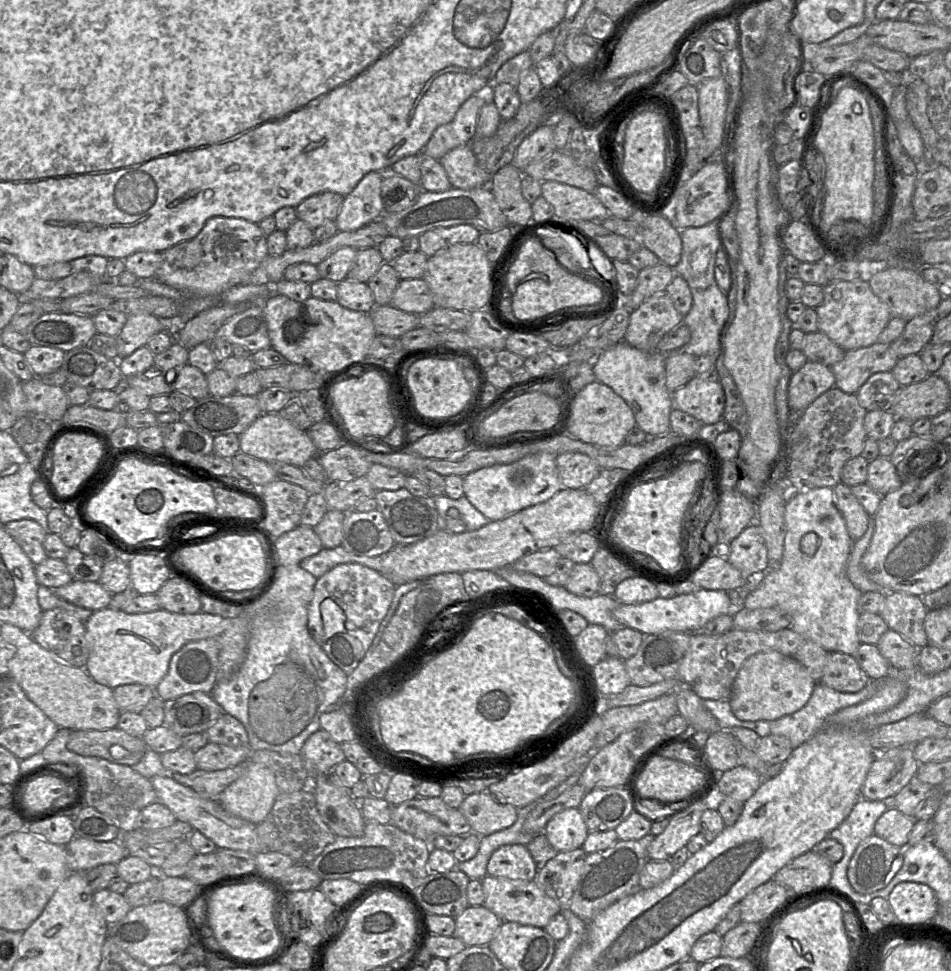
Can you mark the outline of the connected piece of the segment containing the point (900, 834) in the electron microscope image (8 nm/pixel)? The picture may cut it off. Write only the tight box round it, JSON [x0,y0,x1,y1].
[874,807,914,849]

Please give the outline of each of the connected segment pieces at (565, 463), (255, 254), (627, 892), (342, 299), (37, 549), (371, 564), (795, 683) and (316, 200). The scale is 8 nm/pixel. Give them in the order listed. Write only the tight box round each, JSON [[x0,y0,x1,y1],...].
[[556,452,600,489],[155,216,269,296],[568,833,655,922],[336,278,375,313],[4,519,50,565],[299,545,381,578],[729,651,815,722],[295,192,344,229]]

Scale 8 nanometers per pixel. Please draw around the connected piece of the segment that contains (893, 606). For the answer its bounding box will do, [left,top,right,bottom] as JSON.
[880,592,929,648]

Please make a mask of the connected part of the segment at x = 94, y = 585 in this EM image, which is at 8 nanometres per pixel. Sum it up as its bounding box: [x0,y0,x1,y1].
[50,581,112,611]

